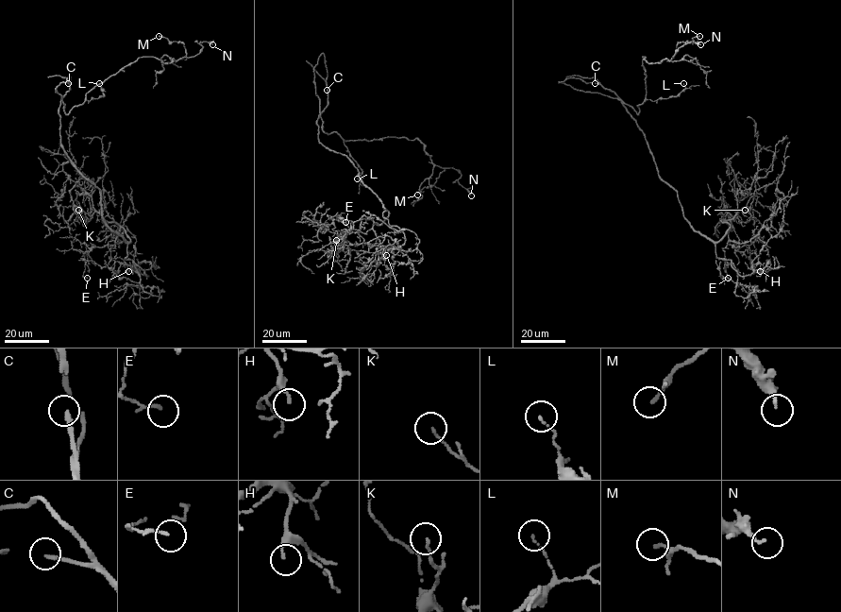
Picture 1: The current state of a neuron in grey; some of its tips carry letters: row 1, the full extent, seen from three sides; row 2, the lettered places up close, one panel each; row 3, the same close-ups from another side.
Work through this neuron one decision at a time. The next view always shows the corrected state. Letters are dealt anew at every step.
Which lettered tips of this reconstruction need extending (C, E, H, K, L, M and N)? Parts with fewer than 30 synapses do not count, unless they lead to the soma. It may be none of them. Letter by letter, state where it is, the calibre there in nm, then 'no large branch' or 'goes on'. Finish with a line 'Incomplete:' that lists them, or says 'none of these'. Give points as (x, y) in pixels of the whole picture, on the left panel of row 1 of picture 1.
C: (68, 83) | 200 nm | no large branch
E: (87, 278) | 90 nm | no large branch
H: (128, 271) | 170 nm | no large branch
K: (78, 210) | 110 nm | no large branch
L: (99, 83) | 90 nm | no large branch
M: (159, 36) | 160 nm | no large branch
N: (212, 44) | 180 nm | no large branch
Incomplete: none of these

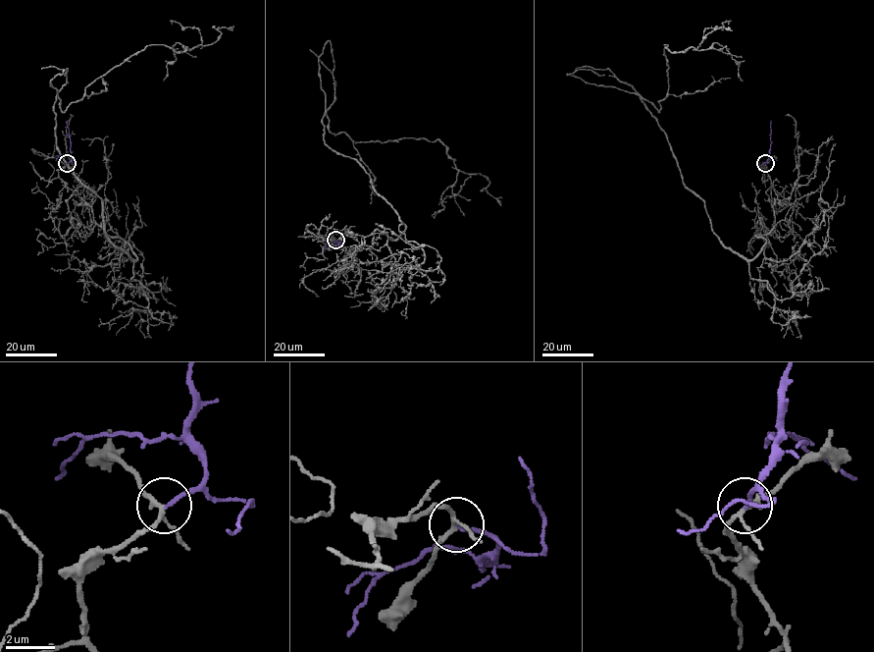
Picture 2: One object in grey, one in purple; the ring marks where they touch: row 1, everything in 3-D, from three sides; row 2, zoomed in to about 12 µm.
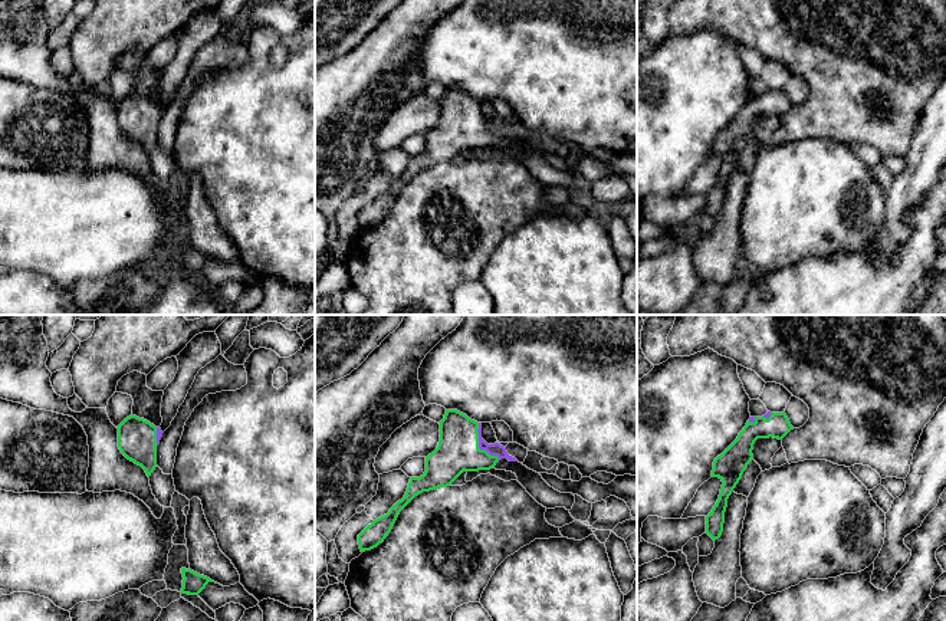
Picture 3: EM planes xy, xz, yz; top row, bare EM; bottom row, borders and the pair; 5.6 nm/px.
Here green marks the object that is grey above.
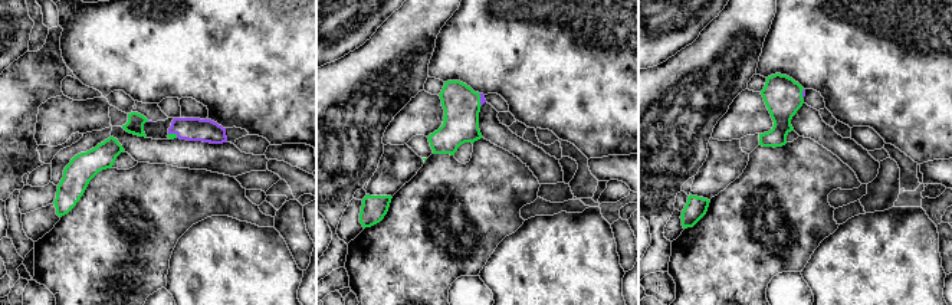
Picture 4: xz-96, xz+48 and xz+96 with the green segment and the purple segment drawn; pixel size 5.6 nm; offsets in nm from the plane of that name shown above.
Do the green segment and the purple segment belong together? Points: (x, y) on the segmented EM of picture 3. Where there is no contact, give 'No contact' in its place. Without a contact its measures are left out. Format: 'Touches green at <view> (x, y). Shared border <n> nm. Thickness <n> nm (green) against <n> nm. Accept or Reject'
Touches green at xz (478, 446). Shared border 240 nm. Thickness 240 nm (green) against 70 nm. Accept

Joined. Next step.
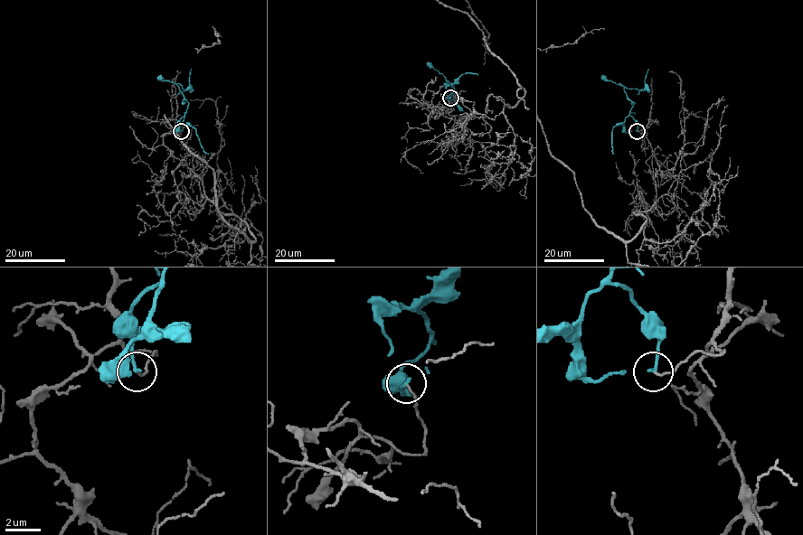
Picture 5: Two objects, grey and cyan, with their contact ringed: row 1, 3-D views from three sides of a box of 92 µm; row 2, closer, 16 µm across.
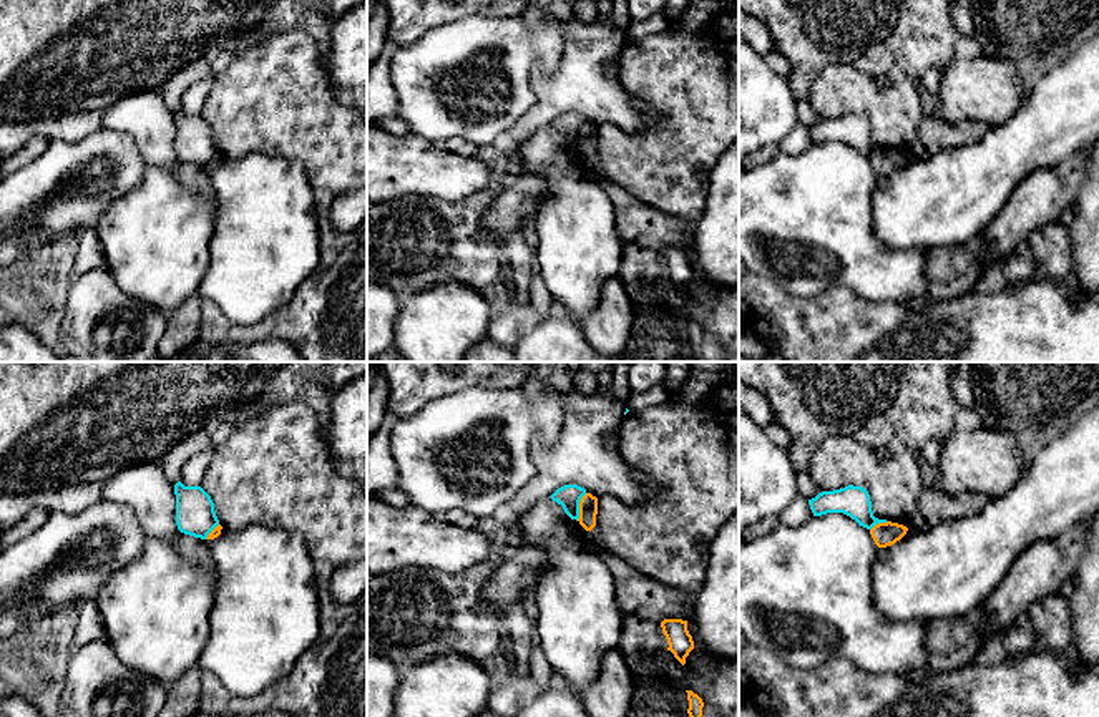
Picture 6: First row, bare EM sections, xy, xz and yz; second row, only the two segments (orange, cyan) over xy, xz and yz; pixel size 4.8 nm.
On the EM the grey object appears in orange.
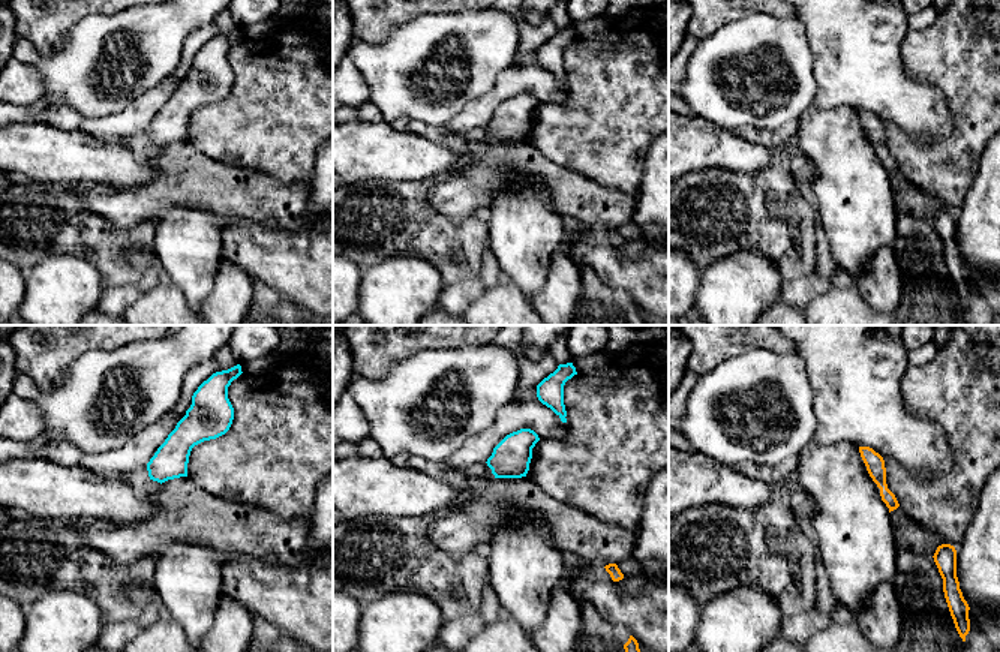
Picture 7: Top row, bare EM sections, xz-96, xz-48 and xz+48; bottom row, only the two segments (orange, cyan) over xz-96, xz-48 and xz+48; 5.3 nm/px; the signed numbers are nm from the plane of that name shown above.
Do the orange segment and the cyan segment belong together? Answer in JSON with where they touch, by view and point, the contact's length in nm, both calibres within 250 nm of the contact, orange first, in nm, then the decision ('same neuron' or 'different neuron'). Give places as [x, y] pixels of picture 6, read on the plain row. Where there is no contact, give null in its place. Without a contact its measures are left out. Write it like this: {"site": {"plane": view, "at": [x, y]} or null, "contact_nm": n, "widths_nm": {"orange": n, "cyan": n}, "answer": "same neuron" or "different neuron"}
{"site": {"plane": "xz", "at": [580, 135]}, "contact_nm": 140, "widths_nm": {"orange": 100, "cyan": 110}, "answer": "different neuron"}

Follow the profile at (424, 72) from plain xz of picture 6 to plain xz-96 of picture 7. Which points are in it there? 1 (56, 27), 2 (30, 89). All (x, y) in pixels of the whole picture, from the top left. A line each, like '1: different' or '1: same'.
1: different
2: different

